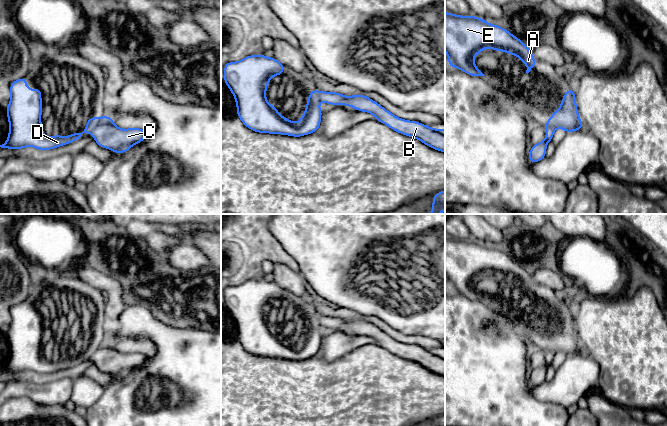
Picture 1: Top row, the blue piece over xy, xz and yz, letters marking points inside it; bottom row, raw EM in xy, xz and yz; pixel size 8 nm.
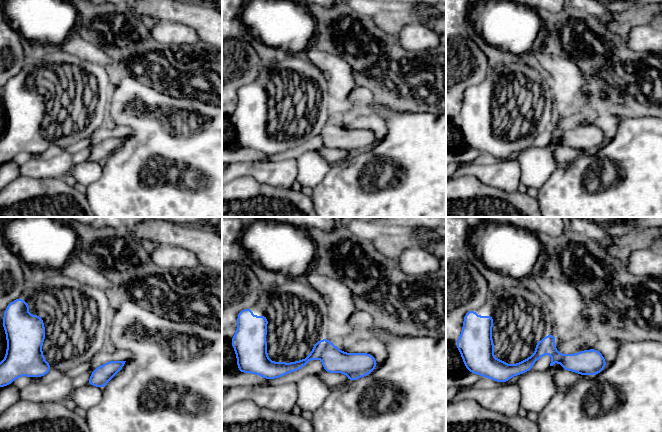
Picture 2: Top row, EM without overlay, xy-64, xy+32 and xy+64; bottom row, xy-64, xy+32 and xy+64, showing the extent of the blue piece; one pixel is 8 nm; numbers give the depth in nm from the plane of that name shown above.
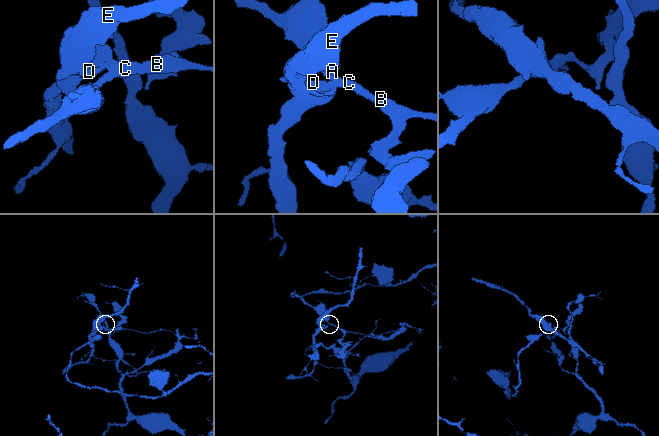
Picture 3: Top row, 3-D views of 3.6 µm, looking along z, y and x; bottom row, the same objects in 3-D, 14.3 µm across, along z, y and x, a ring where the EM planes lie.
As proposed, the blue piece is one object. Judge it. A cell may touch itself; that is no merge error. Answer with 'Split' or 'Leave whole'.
Leave whole

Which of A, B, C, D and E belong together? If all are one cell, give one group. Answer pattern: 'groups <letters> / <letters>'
groups A B C D E

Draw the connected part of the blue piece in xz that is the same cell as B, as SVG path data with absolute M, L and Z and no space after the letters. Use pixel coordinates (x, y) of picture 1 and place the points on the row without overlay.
M250 279L237 286L227 286L224 306L232 316L237 340L243 348L258 357L282 358L294 361L318 355L322 335L319 326L346 329L374 339L375 344L405 360L415 362L435 374L445 377L445 354L420 346L403 344L366 319L345 320L336 316L311 314L304 338L298 346L281 340L276 330L267 326L266 314L273 300L283 299L285 290L275 281Z

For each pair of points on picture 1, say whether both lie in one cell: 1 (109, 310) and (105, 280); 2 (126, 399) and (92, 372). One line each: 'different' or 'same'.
1: same
2: different

